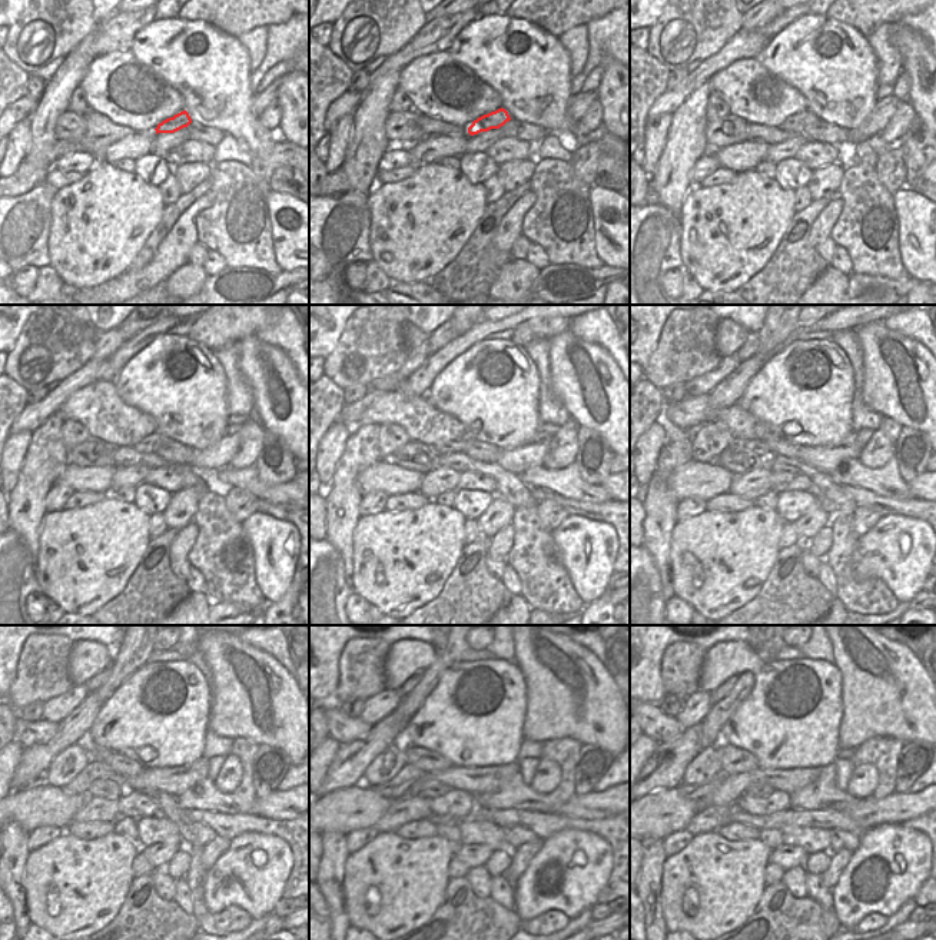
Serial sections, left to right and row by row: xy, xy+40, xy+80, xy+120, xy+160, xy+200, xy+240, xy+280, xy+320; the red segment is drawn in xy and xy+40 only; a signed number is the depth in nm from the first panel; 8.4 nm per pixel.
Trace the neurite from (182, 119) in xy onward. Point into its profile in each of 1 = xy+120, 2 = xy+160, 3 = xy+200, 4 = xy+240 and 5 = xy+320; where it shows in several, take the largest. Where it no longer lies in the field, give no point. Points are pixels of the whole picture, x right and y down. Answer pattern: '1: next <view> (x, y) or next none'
1: next xy+120 (148, 445)
2: next xy+160 (460, 447)
3: next xy+200 (757, 447)
4: next xy+240 (79, 786)
5: next xy+320 (690, 791)

